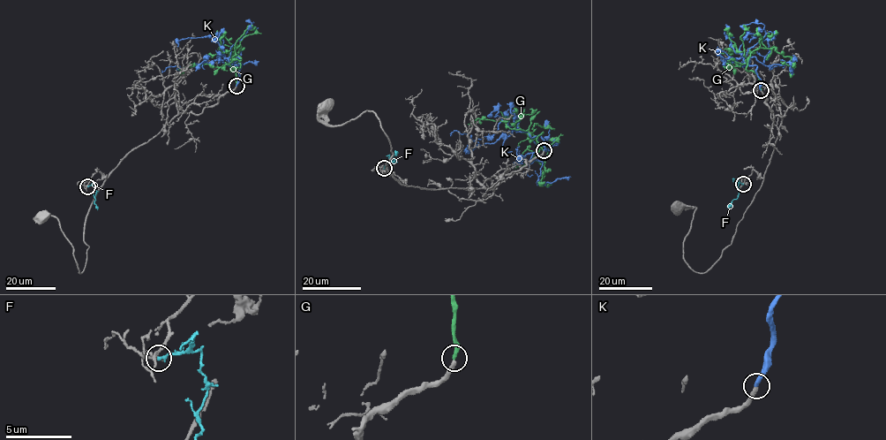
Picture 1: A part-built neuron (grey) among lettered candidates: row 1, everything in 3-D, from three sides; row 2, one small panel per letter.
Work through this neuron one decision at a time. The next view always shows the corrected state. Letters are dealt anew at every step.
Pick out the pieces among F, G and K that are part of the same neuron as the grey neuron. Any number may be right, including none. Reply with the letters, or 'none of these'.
K

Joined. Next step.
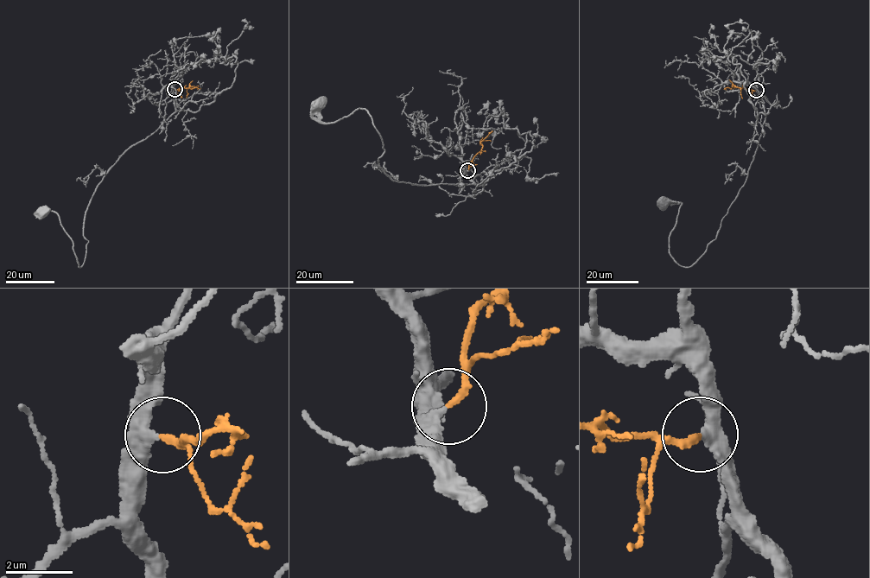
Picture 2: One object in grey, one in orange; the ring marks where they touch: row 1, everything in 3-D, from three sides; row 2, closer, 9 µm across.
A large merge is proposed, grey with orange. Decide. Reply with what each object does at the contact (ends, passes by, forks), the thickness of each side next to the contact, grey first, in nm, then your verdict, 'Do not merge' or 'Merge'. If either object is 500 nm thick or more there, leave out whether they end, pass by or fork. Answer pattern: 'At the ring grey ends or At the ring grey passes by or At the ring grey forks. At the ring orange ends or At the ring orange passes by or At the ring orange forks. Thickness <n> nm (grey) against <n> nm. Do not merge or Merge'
At the ring grey passes by. At the ring orange ends. Thickness 360 nm (grey) against 240 nm. Merge

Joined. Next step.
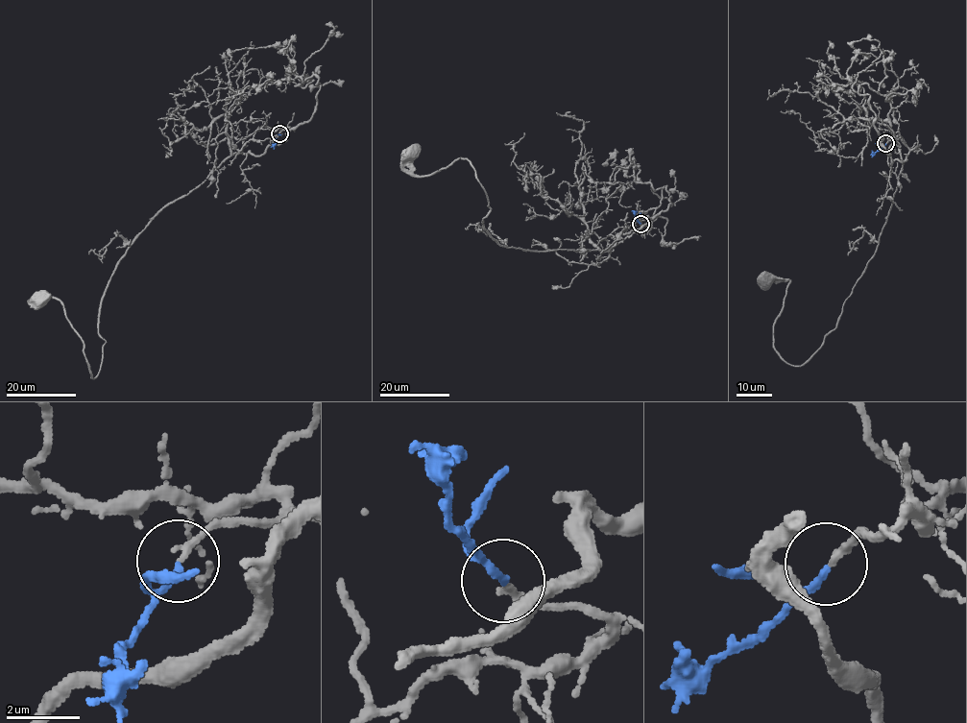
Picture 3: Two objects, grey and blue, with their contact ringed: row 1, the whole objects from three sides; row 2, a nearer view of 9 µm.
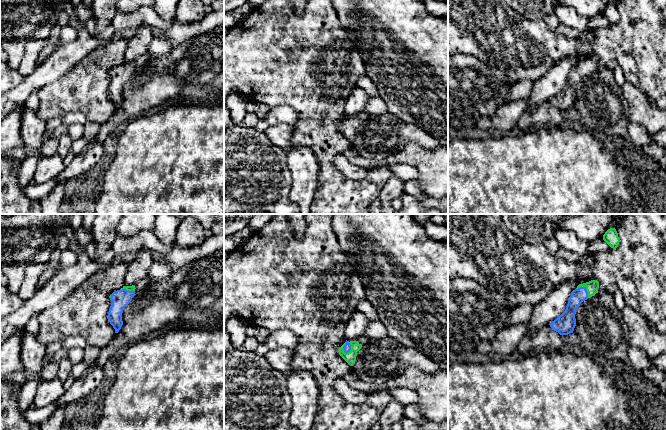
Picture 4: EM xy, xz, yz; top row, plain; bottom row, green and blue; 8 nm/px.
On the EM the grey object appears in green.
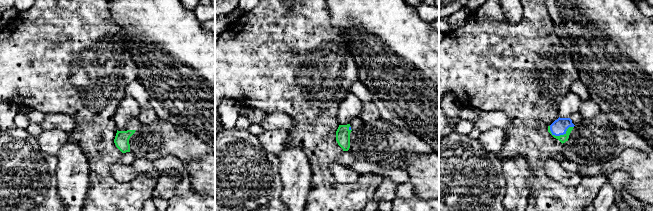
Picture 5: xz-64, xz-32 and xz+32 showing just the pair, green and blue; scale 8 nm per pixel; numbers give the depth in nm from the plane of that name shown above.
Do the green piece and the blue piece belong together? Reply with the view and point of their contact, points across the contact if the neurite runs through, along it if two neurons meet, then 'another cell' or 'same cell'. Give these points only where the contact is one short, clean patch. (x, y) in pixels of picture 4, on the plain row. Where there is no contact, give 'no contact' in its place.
meets green in xz at (351, 124); runs through xz (350, 133), (351, 124), (347, 123); same cell

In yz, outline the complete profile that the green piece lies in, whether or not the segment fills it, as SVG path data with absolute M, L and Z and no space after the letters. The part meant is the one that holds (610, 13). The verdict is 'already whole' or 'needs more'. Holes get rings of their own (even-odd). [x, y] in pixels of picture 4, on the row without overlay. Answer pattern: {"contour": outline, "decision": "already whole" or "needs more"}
{"contour": "M615 4L608 5L603 11L603 16L614 26L616 26L620 18L618 9Z", "decision": "already whole"}

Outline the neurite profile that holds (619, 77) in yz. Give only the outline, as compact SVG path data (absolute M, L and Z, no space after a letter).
M618 65L614 68L613 72L614 79L619 86L622 86L624 83L627 82L621 68Z

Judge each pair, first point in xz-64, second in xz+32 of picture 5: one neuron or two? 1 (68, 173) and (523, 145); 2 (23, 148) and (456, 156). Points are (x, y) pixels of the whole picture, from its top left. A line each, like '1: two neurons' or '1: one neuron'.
1: two neurons
2: one neuron

